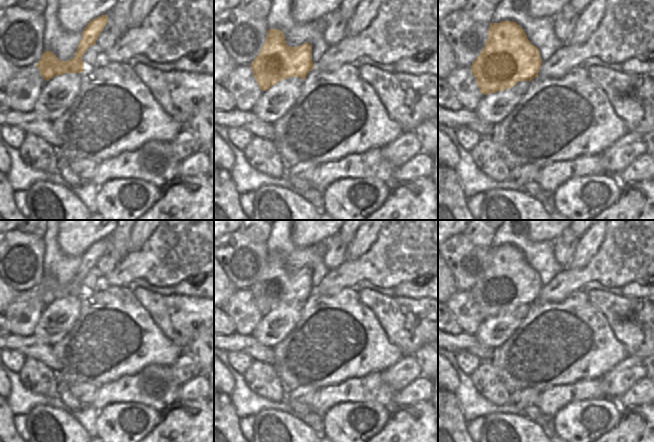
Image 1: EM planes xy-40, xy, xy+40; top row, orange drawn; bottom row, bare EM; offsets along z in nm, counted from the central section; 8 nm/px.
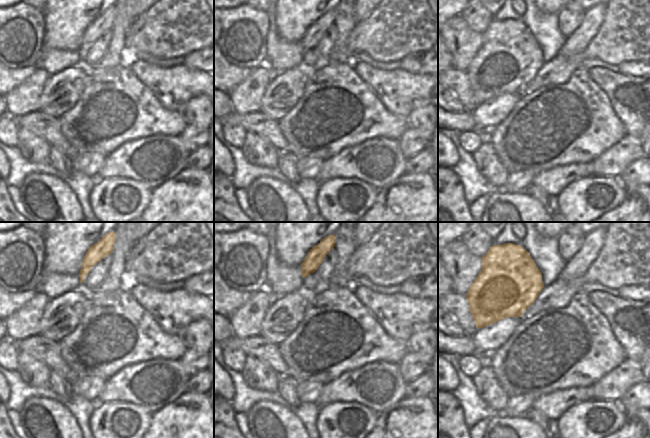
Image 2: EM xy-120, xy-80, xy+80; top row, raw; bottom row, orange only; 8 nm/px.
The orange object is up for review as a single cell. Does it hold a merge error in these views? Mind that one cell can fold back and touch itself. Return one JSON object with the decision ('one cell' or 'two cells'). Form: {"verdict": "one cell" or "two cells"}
{"verdict": "one cell"}

